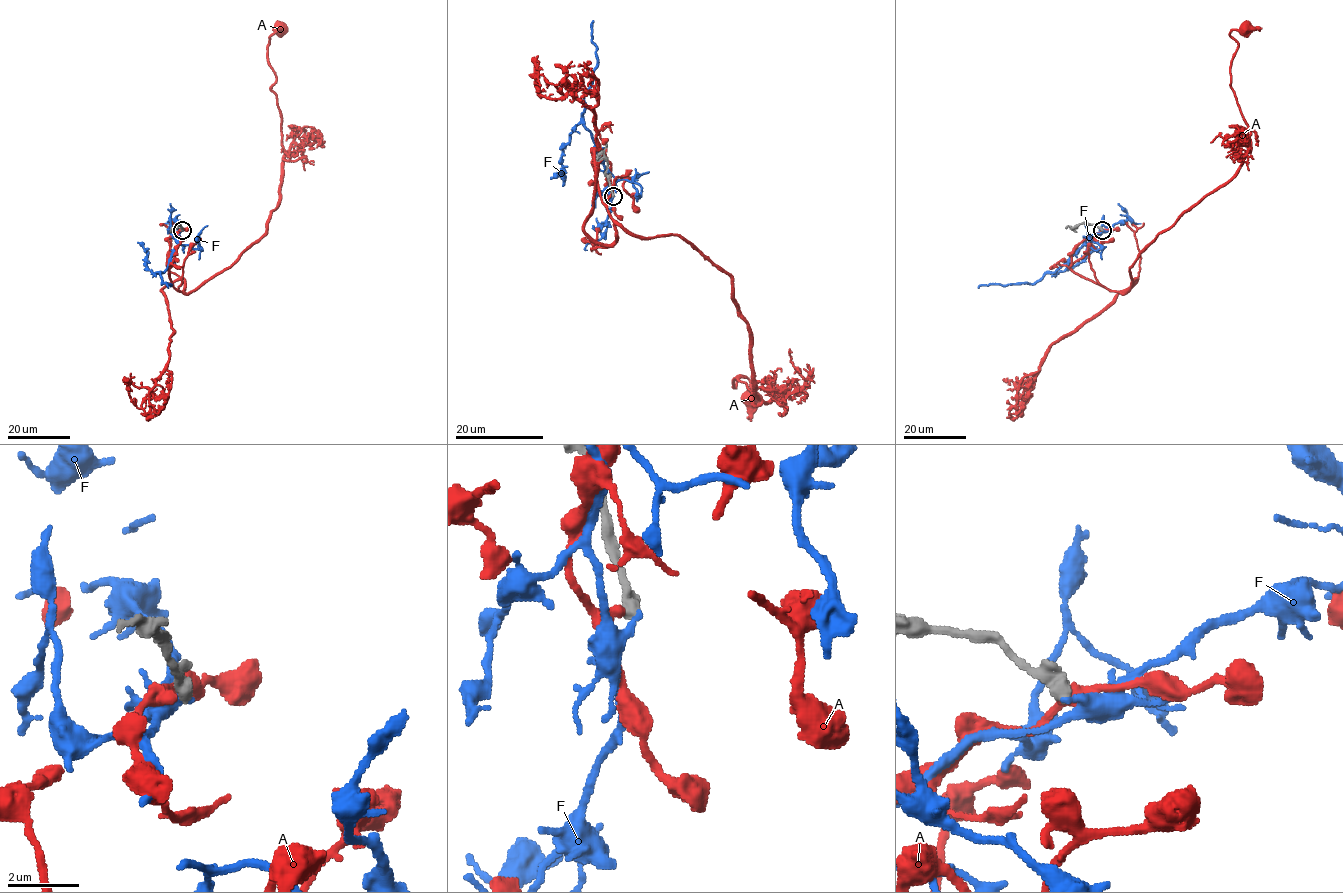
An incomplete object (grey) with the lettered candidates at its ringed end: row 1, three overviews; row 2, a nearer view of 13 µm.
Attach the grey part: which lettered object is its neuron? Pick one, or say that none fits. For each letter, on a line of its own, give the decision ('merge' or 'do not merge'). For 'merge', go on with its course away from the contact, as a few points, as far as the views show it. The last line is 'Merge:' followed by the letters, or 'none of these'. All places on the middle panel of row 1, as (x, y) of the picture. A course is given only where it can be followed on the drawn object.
A: do not merge
F: do not merge
Merge: none of these

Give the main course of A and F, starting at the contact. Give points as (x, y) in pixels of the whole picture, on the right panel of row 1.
A: (1102, 230), (1070, 267), (1125, 293), (1137, 257), (1236, 172), (1250, 129), (1232, 90), (1229, 33), (1247, 27)
F: (1102, 230), (1093, 234), (1053, 272), (1046, 272), (1033, 284), (988, 284), (978, 288)

